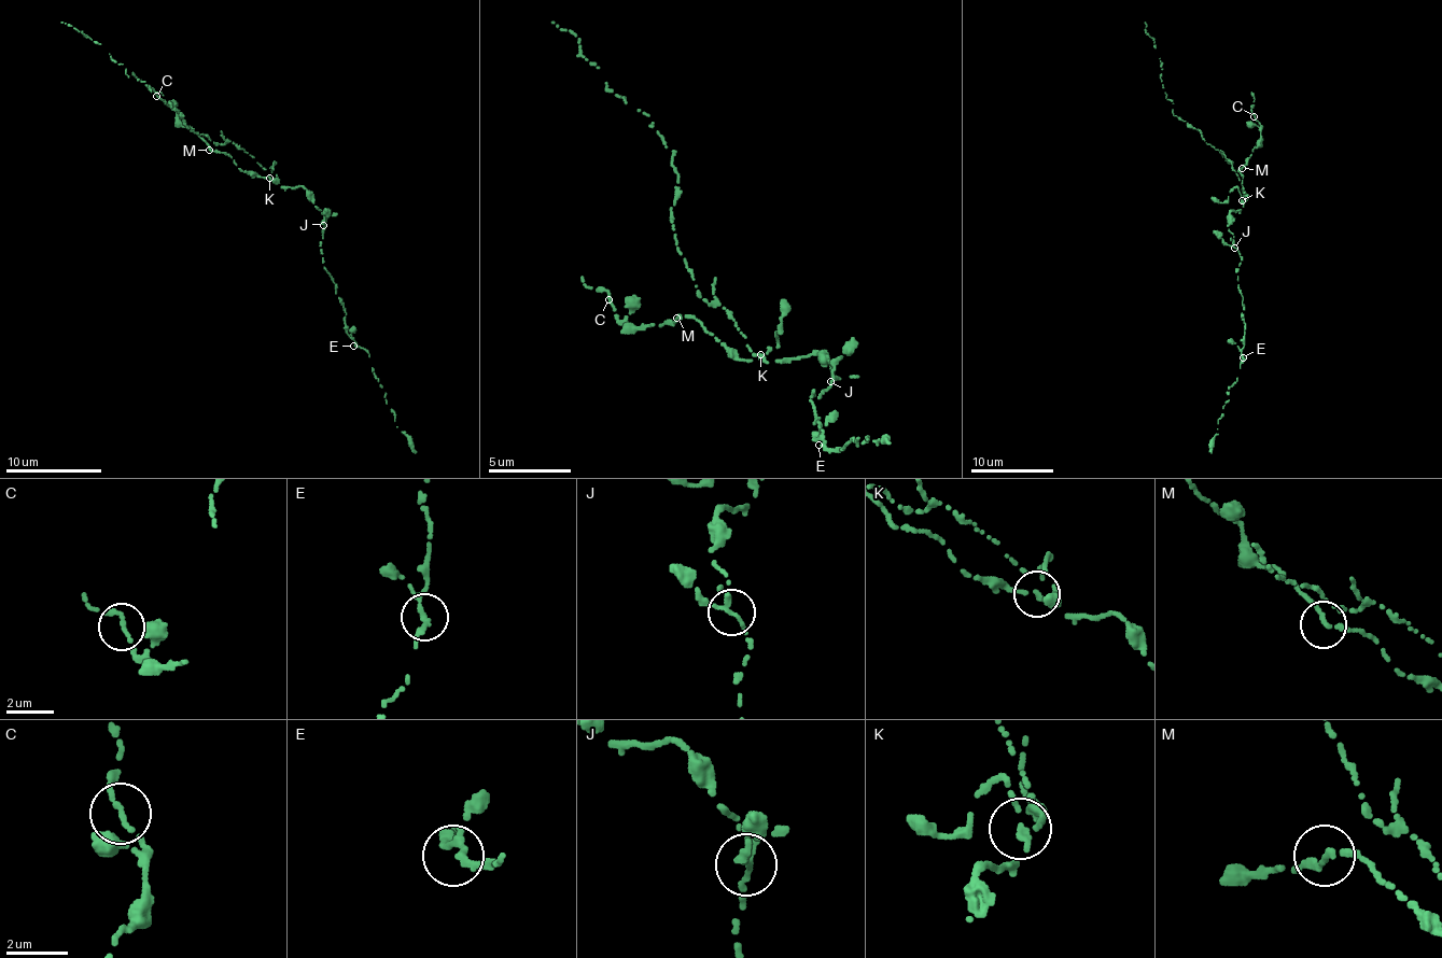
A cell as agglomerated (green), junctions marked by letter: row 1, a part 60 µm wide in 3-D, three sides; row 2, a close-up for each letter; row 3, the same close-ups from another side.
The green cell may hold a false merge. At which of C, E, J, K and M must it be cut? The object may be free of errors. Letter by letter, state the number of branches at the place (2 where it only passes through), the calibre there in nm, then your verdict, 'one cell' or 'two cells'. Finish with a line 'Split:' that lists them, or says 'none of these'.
C: 2 | 180 nm | one cell
E: 3 | 170 nm | one cell
J: 3 | 190 nm | one cell
K: 3 | 170 nm | two cells
M: 2 | 190 nm | one cell
Split: K

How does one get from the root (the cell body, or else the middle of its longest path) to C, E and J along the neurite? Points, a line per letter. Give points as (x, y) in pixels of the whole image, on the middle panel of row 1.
C: (769, 364), (728, 355), (695, 319), (677, 317), (661, 326), (633, 328), (622, 324), (608, 299)
E: (769, 364), (828, 358), (836, 380), (820, 397), (811, 392), (818, 445)
J: (769, 364), (808, 357), (812, 353), (822, 355), (828, 358), (831, 375), (836, 377), (830, 381)

